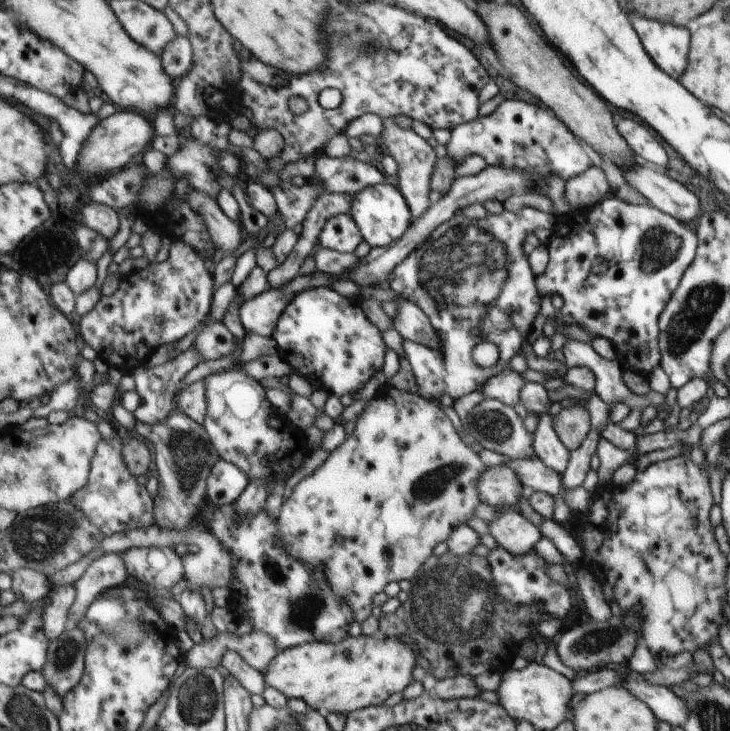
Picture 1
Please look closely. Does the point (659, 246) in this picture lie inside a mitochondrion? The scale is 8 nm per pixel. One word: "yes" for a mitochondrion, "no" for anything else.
yes

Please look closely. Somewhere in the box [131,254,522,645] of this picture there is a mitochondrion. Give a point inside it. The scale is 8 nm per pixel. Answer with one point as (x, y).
(302, 611)

